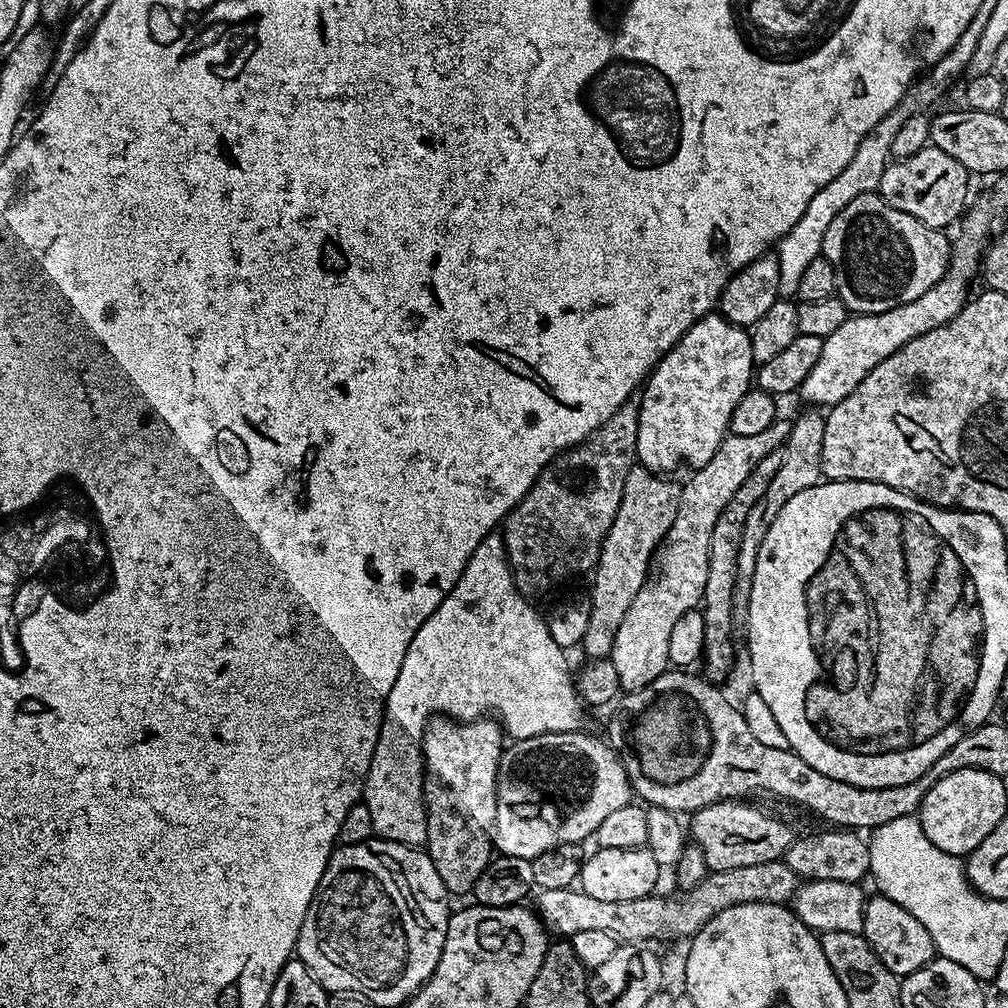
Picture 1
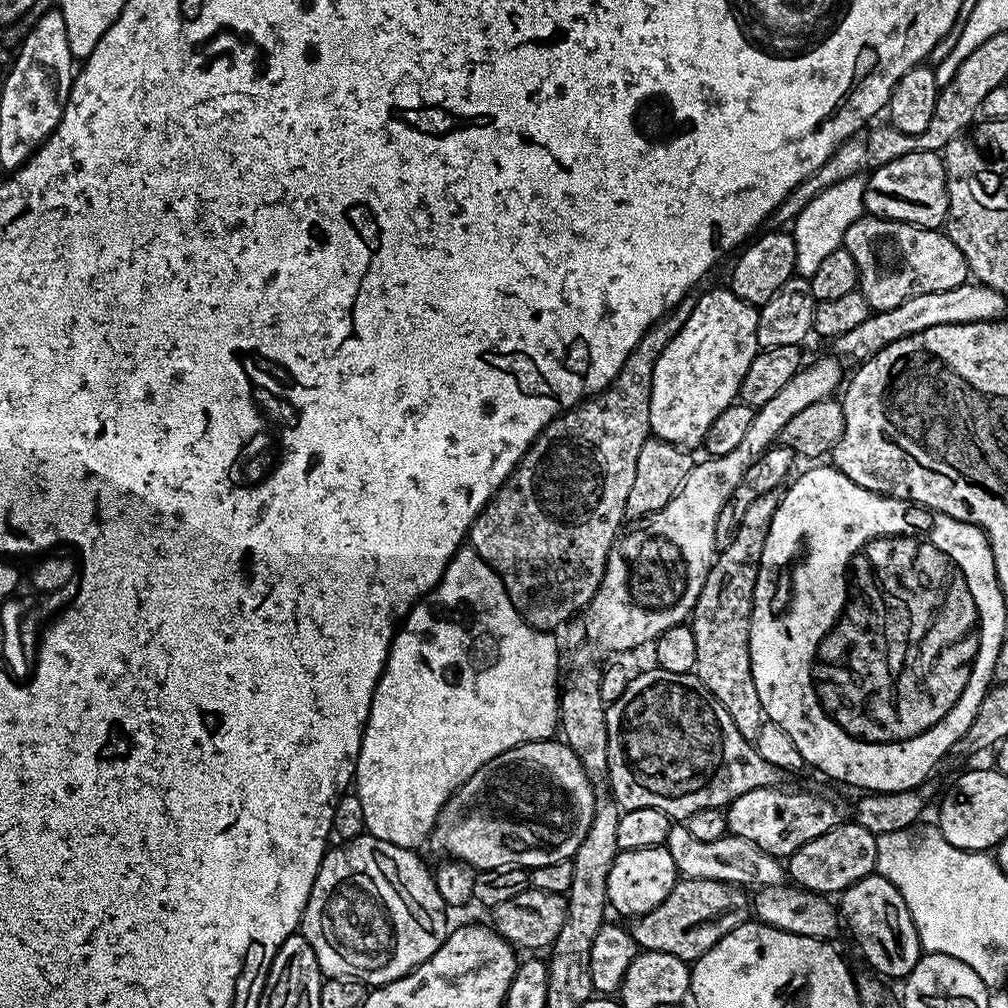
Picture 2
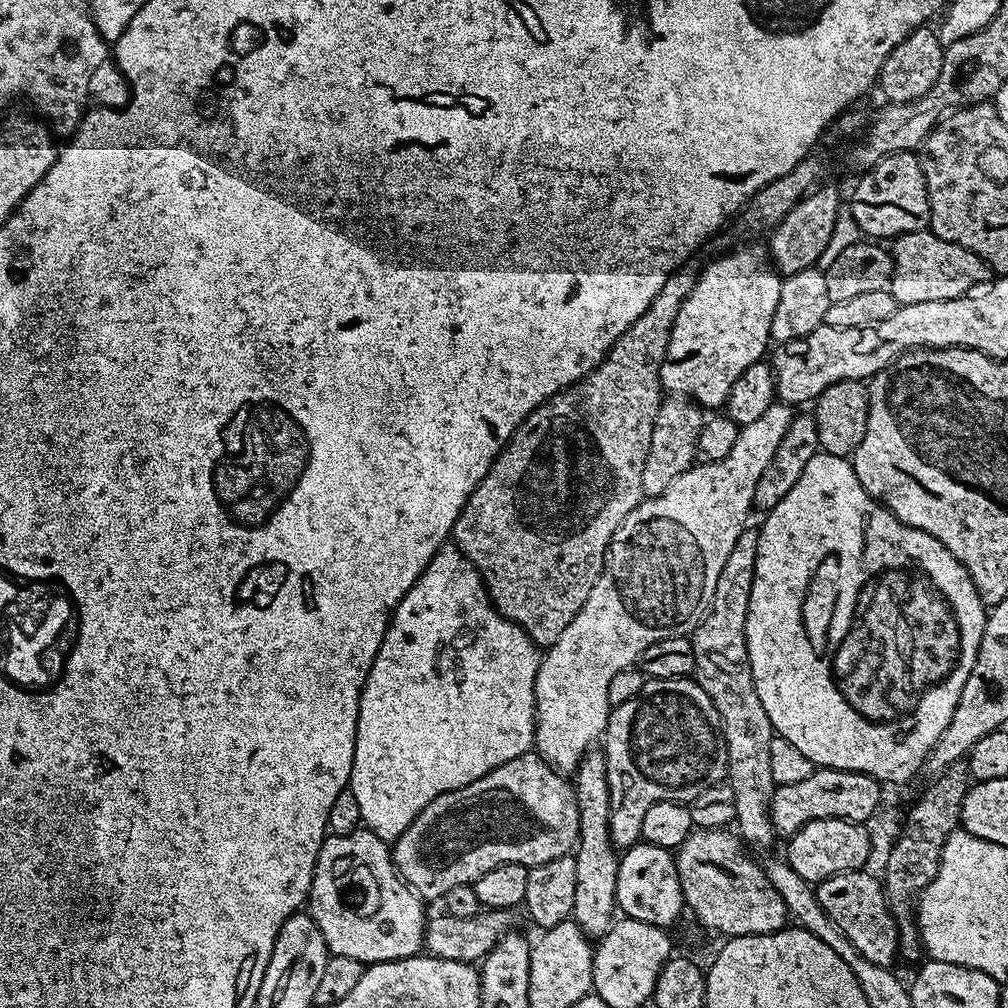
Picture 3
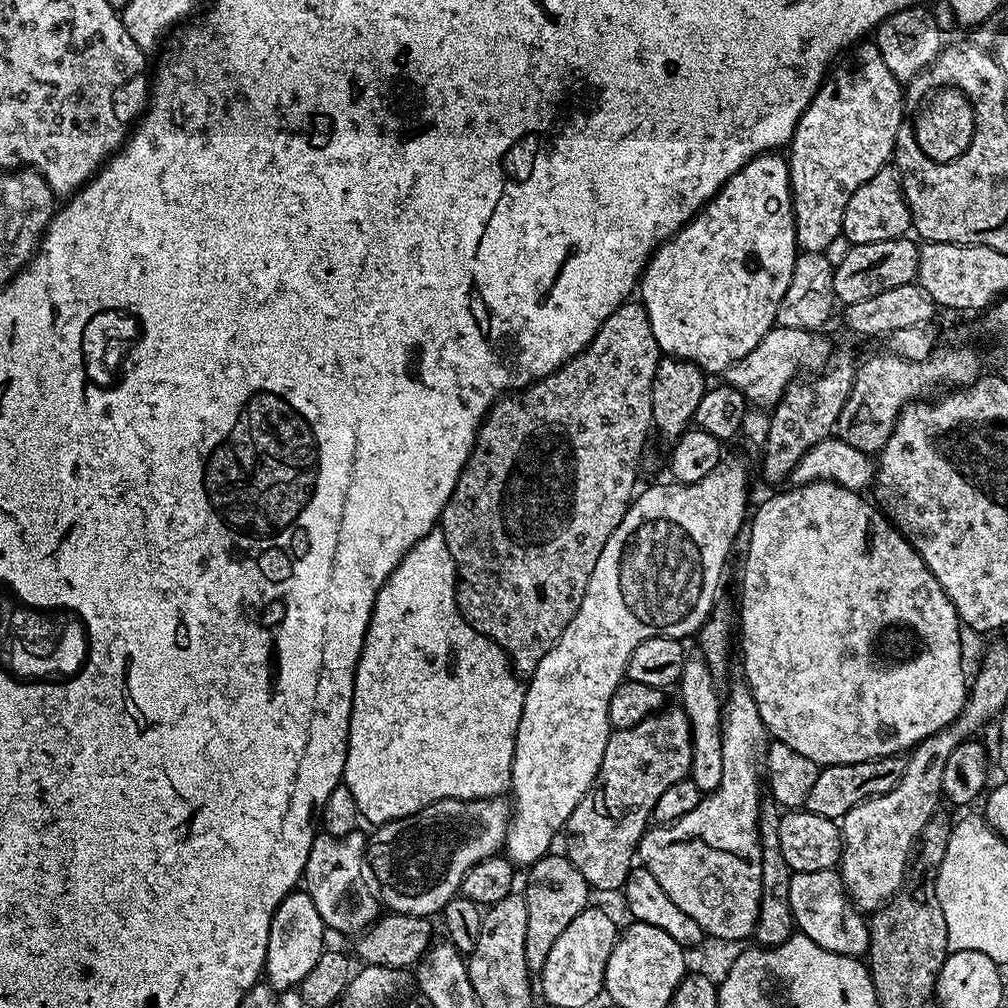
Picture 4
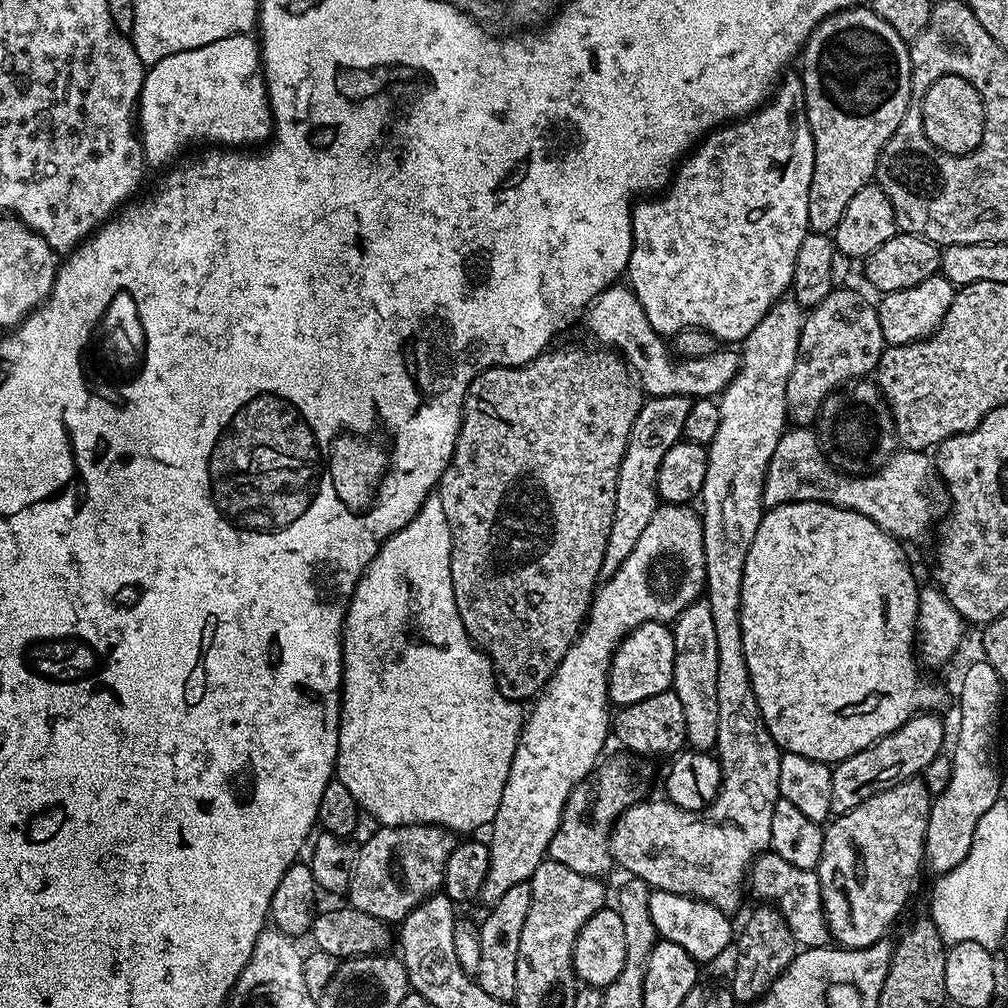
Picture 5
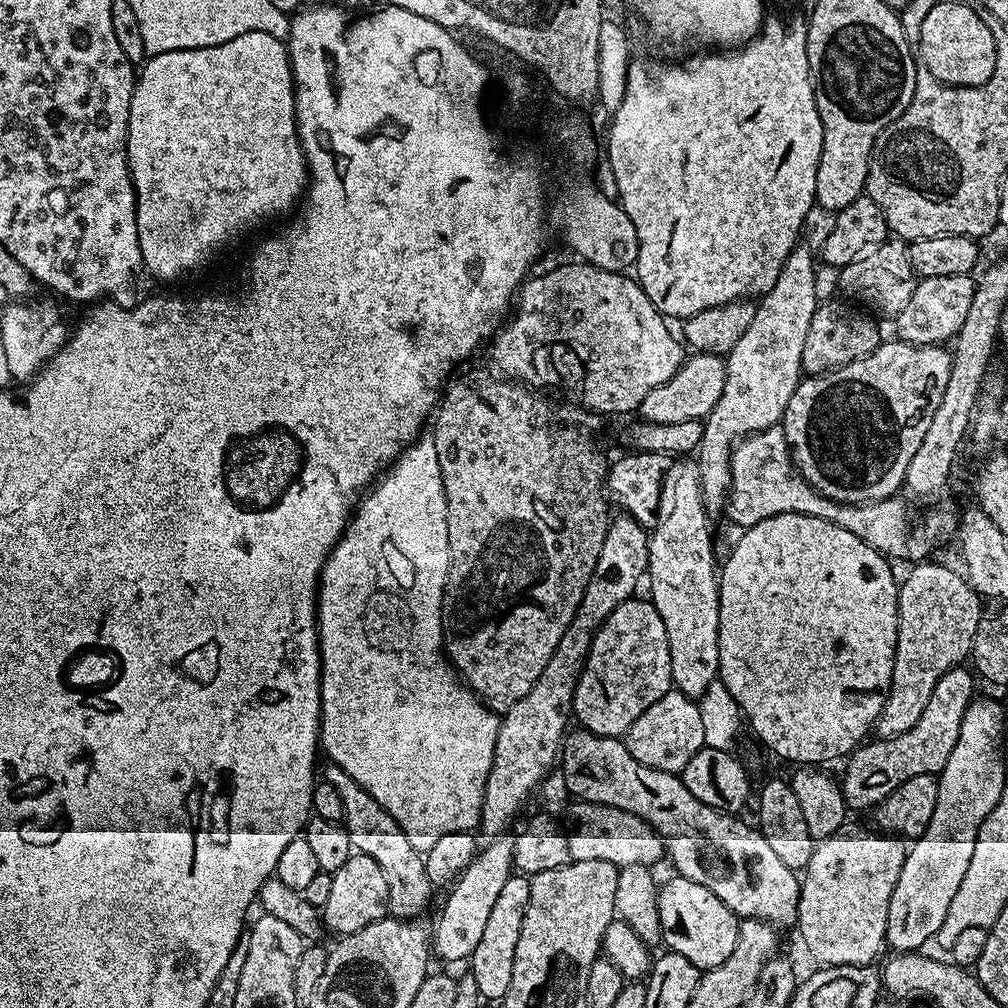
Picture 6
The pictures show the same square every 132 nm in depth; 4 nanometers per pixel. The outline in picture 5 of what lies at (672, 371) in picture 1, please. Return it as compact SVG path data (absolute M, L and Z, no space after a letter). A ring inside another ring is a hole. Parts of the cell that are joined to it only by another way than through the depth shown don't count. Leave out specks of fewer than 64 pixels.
M799 75L790 76L777 87L774 95L764 107L756 109L752 115L744 117L743 120L729 122L717 128L716 131L708 133L703 141L692 149L687 159L679 165L674 179L663 194L633 203L632 249L626 269L626 280L632 293L638 298L642 310L646 310L646 318L652 329L665 338L671 338L677 332L687 328L702 328L710 333L717 342L723 342L728 346L739 345L762 322L762 318L766 318L766 314L777 300L791 289L794 258L798 258L798 246L802 246L802 238L806 238L810 231L808 227L808 199L810 198L810 182L814 174L814 154L816 151L808 119L804 113L803 79Z

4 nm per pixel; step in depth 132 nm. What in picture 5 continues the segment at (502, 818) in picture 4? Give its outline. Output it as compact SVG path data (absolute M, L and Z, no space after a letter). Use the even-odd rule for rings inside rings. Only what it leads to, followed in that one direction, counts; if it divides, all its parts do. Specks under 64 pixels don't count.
M437 824L380 826L375 830L377 832L355 853L347 903L379 920L399 922L405 920L423 900L443 889L446 862L458 840L447 828L440 828Z

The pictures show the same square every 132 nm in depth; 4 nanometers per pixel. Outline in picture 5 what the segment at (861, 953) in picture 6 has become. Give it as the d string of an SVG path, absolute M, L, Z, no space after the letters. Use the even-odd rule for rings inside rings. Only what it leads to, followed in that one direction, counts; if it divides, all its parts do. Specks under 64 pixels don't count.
M923 779L907 780L866 798L824 828L820 893L828 931L839 947L871 948L889 935L888 927L907 906L912 883L925 863L924 839L932 801Z

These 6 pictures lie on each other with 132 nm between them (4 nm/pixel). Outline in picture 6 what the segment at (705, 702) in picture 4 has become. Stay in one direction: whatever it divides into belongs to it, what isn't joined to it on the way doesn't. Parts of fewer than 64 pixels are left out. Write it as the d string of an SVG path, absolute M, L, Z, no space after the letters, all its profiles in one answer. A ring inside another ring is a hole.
M676 458L671 461L664 475L664 488L660 491L660 514L656 527L648 538L647 579L652 579L650 602L666 626L666 638L670 642L670 670L675 691L693 698L706 694L710 682L720 674L718 662L718 606L720 586L718 583L718 560L712 553L712 534L708 526L710 514L704 509L704 499L700 489L700 471L695 459Z

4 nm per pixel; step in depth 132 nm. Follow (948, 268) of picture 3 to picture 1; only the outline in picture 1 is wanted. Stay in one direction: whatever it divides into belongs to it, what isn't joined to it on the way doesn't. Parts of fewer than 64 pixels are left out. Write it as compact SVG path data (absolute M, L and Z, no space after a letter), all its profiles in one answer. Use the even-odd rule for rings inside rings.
M879 191L859 194L842 210L826 232L822 255L836 271L836 295L852 314L894 310L914 298L922 298L946 274L950 255L950 240L938 228L926 226L918 218L902 210L894 210L890 202L880 197Z

